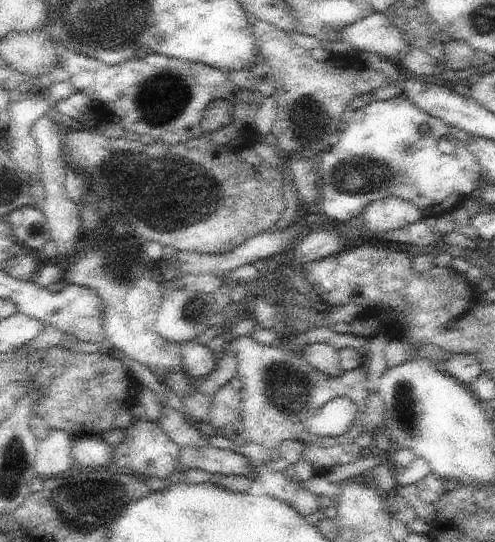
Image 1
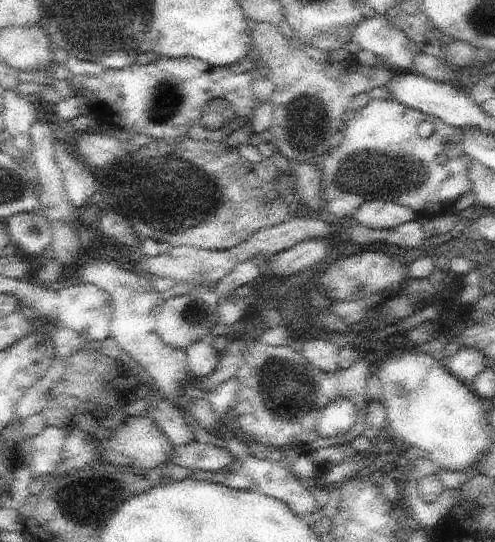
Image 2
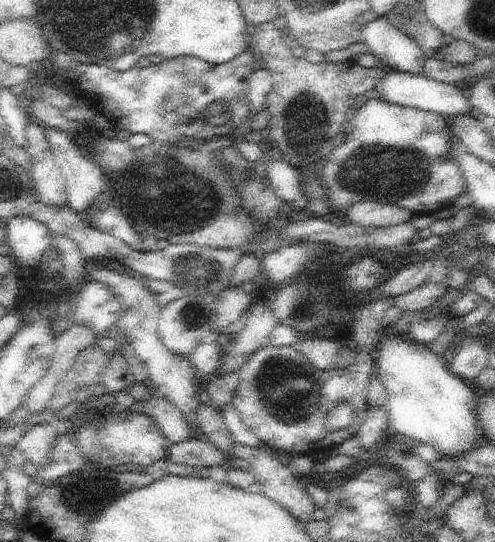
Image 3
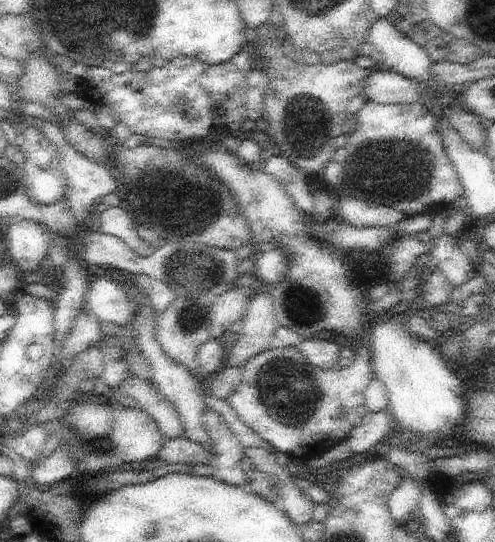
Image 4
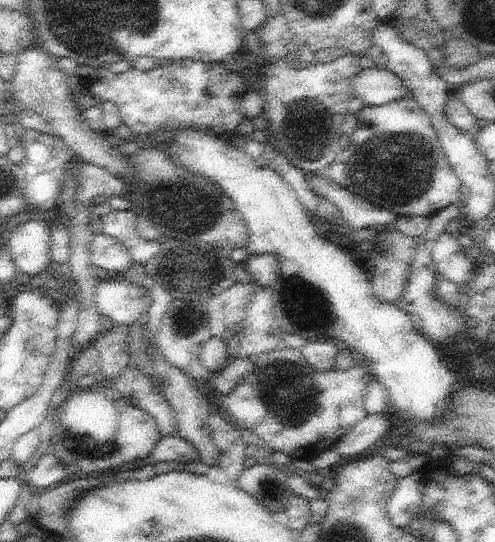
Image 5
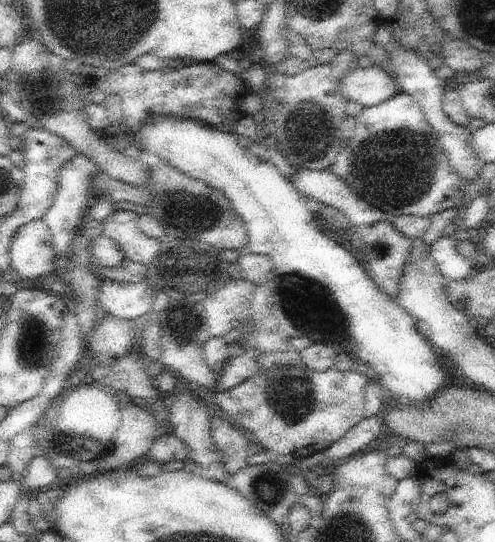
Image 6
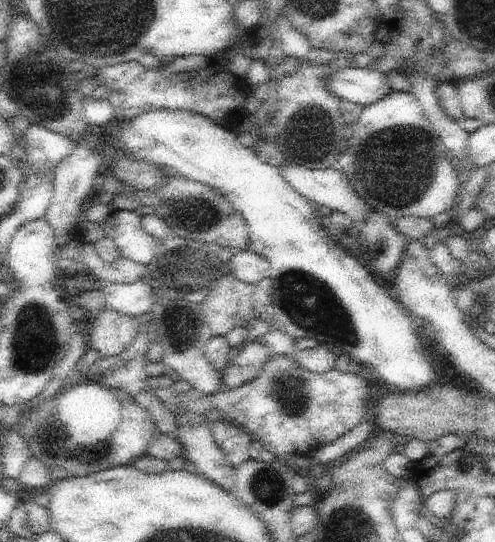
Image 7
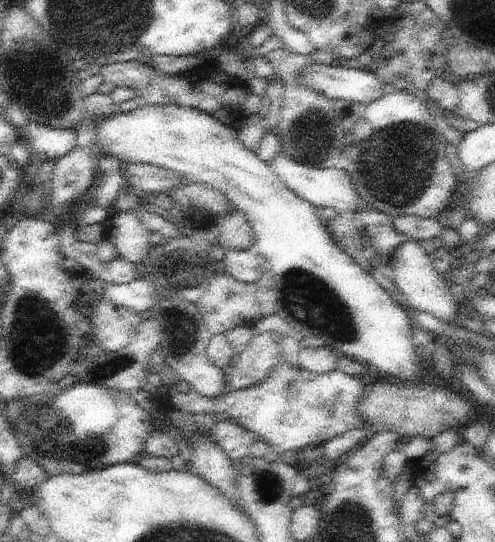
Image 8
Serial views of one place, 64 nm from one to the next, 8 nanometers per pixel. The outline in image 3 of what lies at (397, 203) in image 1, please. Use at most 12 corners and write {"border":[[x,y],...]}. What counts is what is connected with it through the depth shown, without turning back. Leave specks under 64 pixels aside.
{"border":[[362,201],[343,218],[361,227],[390,228],[405,223],[410,210]]}

